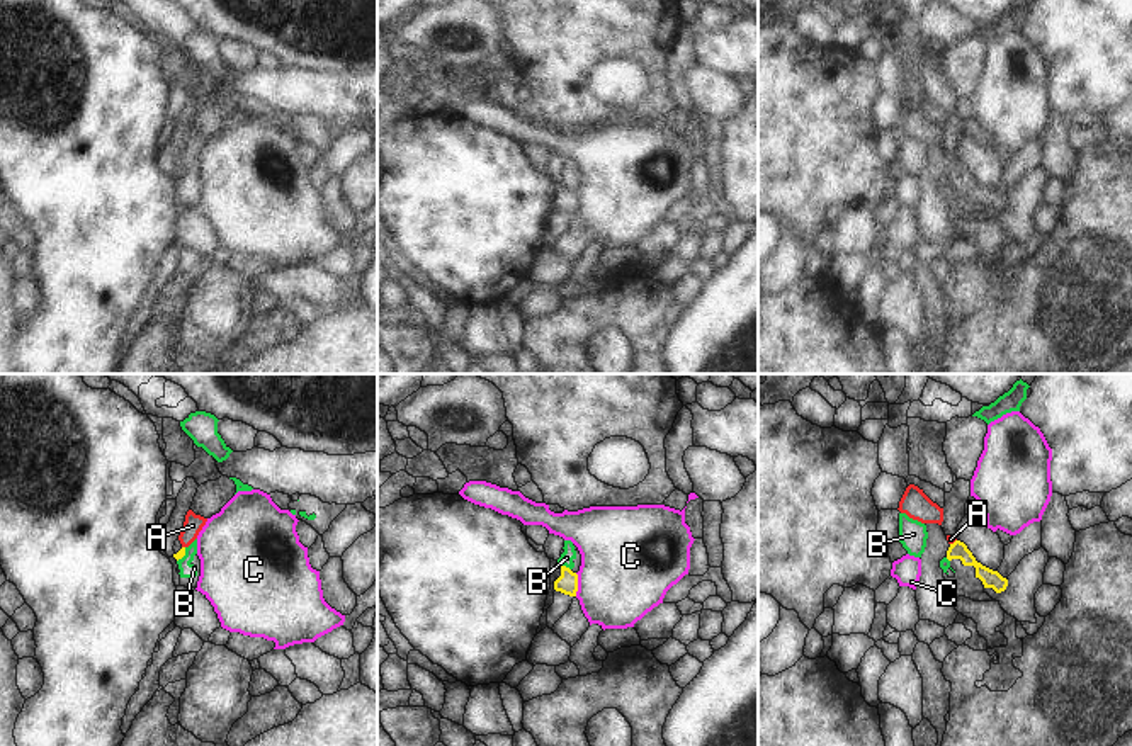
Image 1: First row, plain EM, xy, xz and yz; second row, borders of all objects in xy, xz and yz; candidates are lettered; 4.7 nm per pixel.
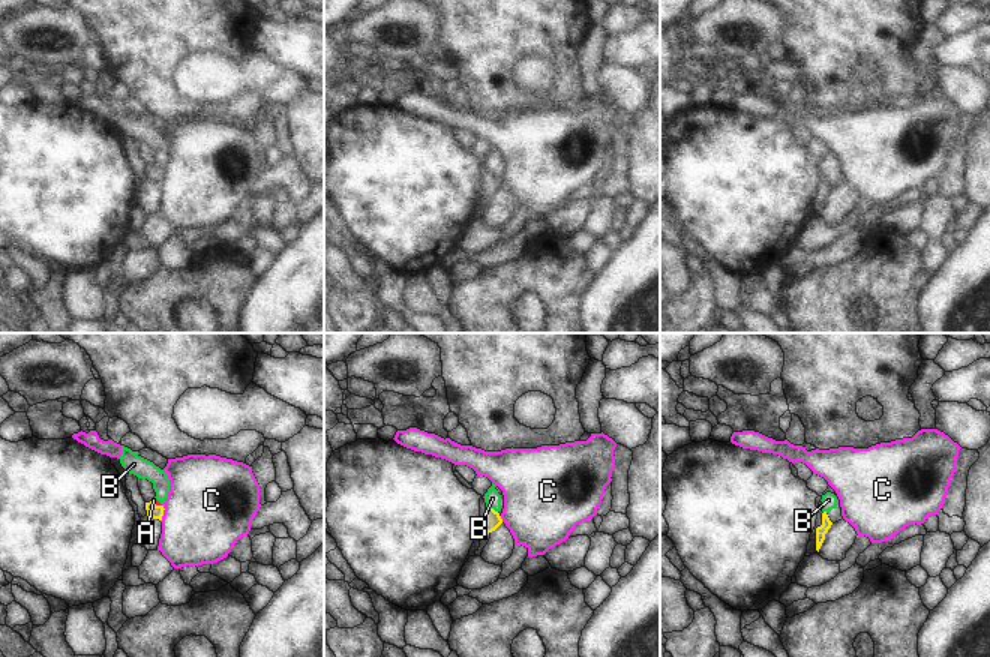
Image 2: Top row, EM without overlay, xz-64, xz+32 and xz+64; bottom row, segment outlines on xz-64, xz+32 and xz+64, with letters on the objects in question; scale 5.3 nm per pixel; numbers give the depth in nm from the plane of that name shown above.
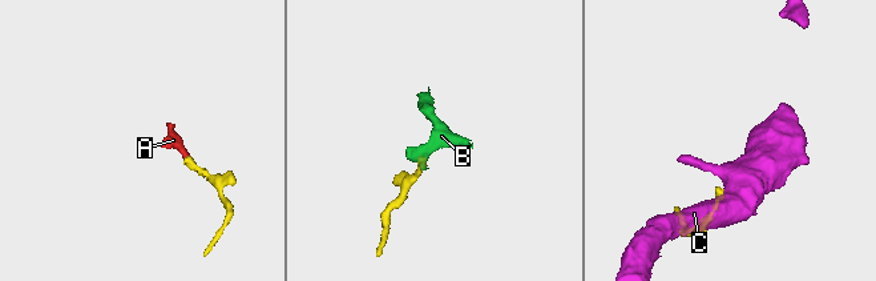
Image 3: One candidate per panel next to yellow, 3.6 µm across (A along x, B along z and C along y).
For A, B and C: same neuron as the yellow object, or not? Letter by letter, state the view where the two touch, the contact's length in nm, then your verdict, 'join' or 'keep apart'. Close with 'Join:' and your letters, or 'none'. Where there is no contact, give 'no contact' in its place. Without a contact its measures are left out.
A: yz | 40 nm | join
B: xz | 80 nm | keep apart
C: xz | 110 nm | keep apart
Join: A

